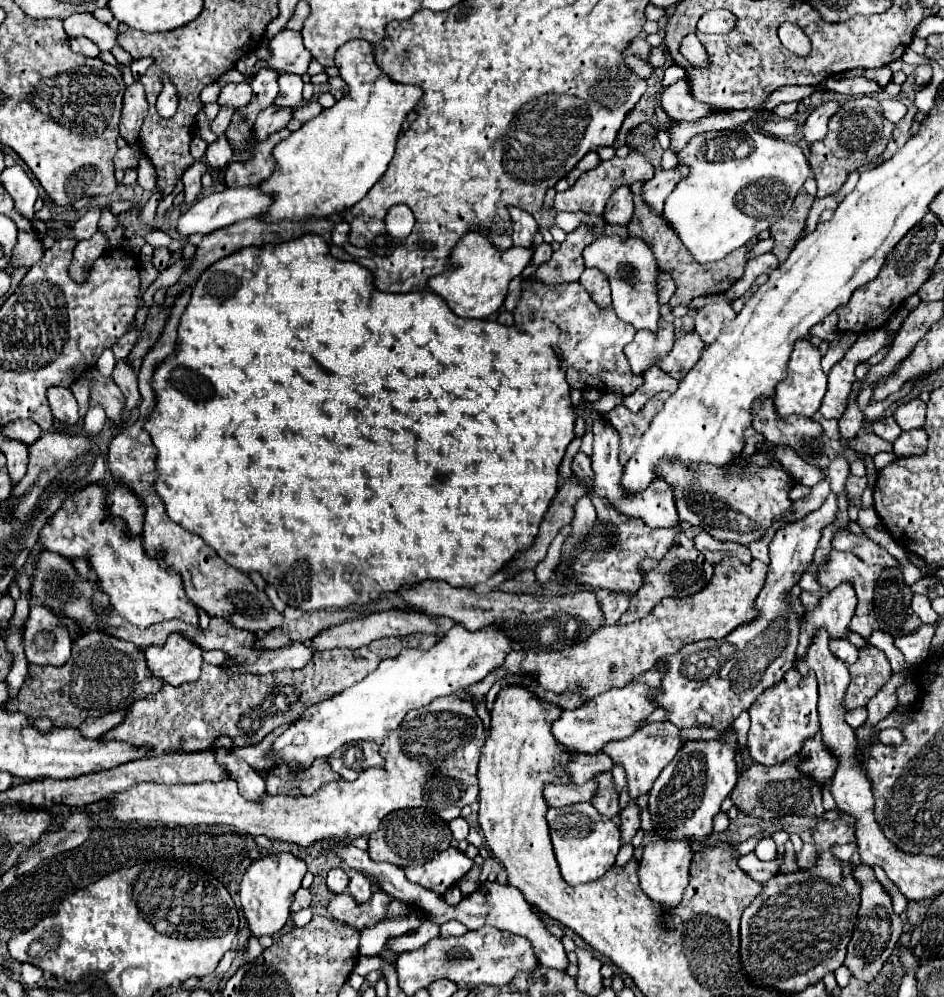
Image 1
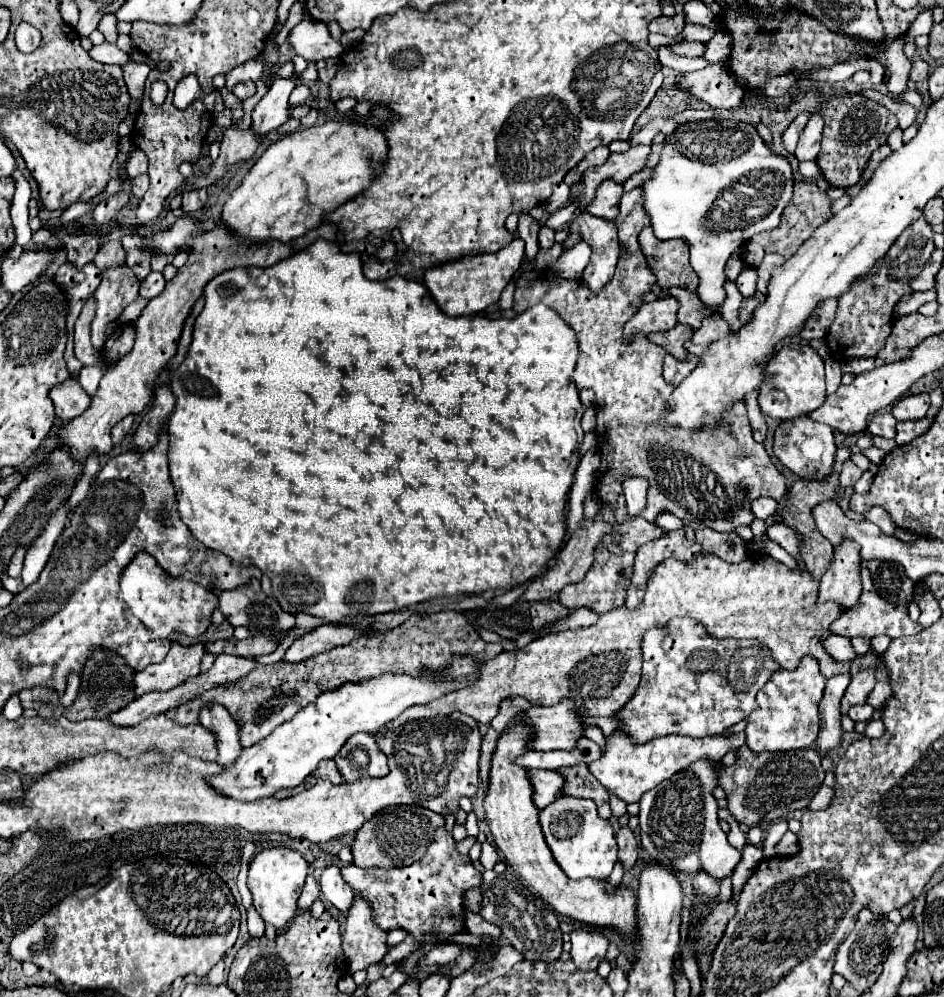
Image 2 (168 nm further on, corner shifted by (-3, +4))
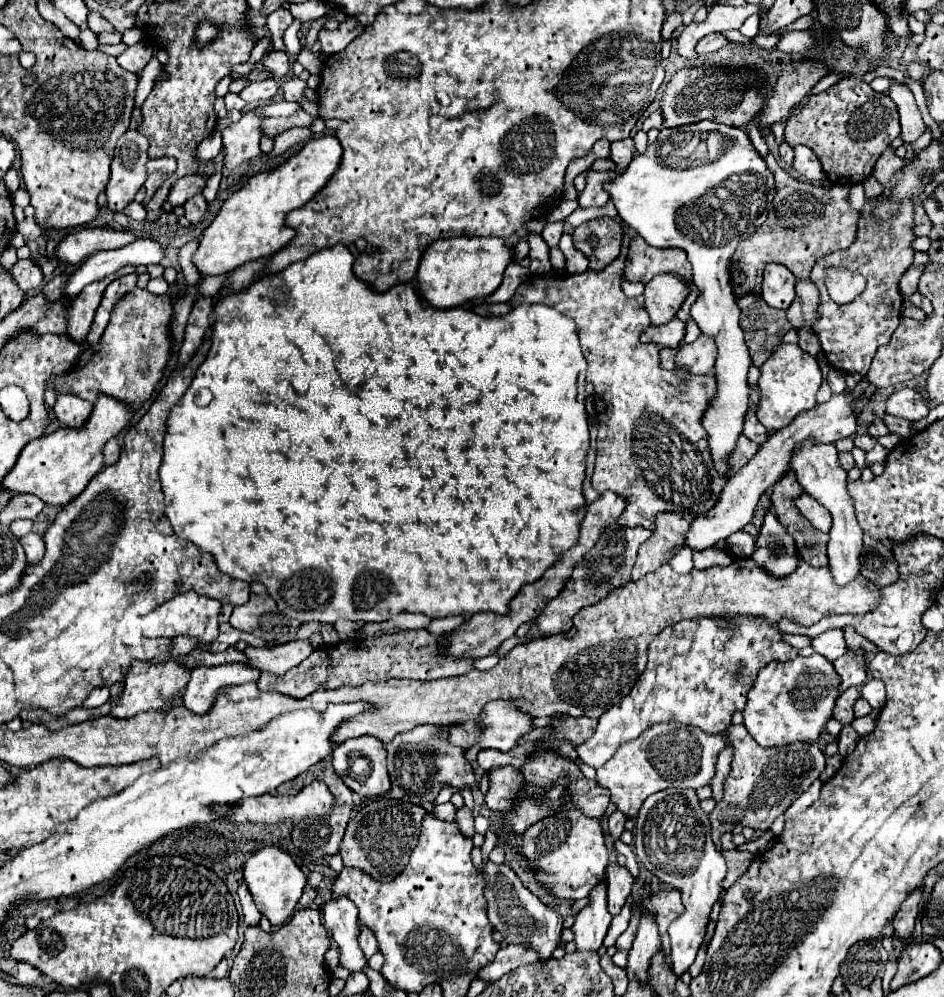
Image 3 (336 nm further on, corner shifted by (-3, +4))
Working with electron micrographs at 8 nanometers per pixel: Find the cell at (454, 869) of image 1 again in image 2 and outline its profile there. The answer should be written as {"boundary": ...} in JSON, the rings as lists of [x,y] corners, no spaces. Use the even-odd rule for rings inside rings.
{"boundary":[[[437,829],[435,841],[429,845],[423,859],[415,861],[415,865],[403,869],[363,869],[355,863],[349,863],[341,869],[343,879],[353,887],[353,891],[373,905],[373,917],[377,925],[385,931],[391,929],[405,929],[423,941],[421,949],[411,953],[407,959],[401,961],[401,969],[411,973],[413,979],[425,979],[431,973],[443,973],[447,977],[457,977],[467,971],[473,963],[477,953],[467,951],[463,953],[457,963],[449,965],[447,969],[429,969],[423,973],[415,973],[415,965],[419,957],[423,957],[435,943],[445,941],[445,937],[459,933],[465,927],[465,913],[463,913],[463,893],[469,887],[477,887],[481,883],[481,873],[473,867],[469,857],[463,857],[455,849],[453,835],[445,829]],[[429,935],[441,935],[439,939],[431,939]]]}

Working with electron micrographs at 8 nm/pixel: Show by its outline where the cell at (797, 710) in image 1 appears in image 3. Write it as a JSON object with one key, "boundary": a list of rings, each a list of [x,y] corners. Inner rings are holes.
{"boundary":[[[809,655],[809,657],[795,657],[785,663],[769,663],[763,667],[747,693],[747,705],[743,709],[743,725],[751,733],[751,737],[761,747],[779,747],[793,741],[817,741],[819,733],[823,731],[825,723],[831,719],[831,711],[835,707],[835,699],[839,697],[839,675],[831,661],[823,655]]]}

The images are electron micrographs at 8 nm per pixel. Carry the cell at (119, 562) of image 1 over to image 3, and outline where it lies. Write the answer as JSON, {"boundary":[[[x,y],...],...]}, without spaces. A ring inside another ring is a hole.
{"boundary":[[[187,591],[181,595],[175,595],[173,599],[165,601],[163,605],[159,605],[157,609],[153,609],[151,613],[141,617],[141,631],[145,637],[149,639],[157,639],[157,637],[179,637],[179,635],[189,635],[193,637],[197,643],[207,645],[213,643],[219,635],[217,629],[217,617],[221,611],[221,603],[203,595],[197,595],[195,591]]]}

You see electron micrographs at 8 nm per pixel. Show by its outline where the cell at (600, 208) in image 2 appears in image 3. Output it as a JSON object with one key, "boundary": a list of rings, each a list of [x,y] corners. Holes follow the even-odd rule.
{"boundary":[[[587,171],[587,185],[579,193],[579,205],[581,207],[603,207],[609,201],[609,195],[603,191],[603,183],[611,181],[615,177],[615,171]]]}

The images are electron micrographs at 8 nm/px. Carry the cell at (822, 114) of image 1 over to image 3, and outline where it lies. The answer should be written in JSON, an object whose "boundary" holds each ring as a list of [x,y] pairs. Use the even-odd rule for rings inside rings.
{"boundary":[[[797,145],[797,147],[795,147],[793,169],[795,169],[799,175],[807,177],[809,181],[821,181],[821,179],[825,179],[825,173],[823,173],[823,169],[821,169],[819,159],[817,159],[815,153],[813,153],[809,147],[805,147],[805,145]]]}

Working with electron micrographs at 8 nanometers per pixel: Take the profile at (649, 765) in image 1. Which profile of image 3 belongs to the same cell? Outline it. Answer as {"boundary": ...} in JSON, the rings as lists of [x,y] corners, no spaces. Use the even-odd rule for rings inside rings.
{"boundary":[[[661,723],[651,725],[635,741],[623,743],[615,755],[597,769],[597,783],[611,791],[611,801],[623,811],[629,819],[635,819],[643,801],[663,789],[671,787],[691,787],[699,789],[709,785],[715,775],[717,755],[723,747],[729,745],[725,735],[707,735],[701,729],[679,725],[679,723]]]}

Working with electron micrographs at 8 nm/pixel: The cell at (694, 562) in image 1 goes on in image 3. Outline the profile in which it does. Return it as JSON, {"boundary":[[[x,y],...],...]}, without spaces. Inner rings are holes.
{"boundary":[[[677,513],[657,515],[653,535],[639,547],[633,579],[641,579],[651,569],[659,569],[659,565],[667,563],[683,547],[683,533],[687,527],[689,523]]]}

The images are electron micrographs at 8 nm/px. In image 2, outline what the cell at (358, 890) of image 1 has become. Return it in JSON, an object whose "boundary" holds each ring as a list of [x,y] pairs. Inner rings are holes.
{"boundary":[[[359,897],[353,899],[351,909],[347,911],[343,953],[351,971],[367,969],[373,963],[379,963],[389,953],[387,931],[375,925],[375,919],[371,919],[371,907]]]}

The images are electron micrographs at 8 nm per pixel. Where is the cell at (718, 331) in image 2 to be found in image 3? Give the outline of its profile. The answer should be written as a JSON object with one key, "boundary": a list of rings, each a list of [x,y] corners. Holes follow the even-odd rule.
{"boundary":[[[699,335],[697,341],[679,347],[675,367],[685,369],[691,375],[709,375],[713,371],[715,353],[715,341],[707,335]]]}

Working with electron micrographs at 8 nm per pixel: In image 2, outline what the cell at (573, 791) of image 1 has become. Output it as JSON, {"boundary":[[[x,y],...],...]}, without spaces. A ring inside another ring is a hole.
{"boundary":[[[529,769],[531,783],[535,787],[535,805],[545,809],[559,797],[563,797],[563,775],[557,771],[543,771],[543,769]]]}

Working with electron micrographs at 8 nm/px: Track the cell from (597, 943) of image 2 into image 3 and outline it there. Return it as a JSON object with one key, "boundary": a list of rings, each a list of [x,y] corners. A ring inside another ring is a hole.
{"boundary":[[[605,877],[591,889],[587,907],[575,917],[575,925],[571,927],[575,933],[577,951],[597,951],[605,939],[607,927],[611,923],[611,915],[607,911],[607,883]]]}

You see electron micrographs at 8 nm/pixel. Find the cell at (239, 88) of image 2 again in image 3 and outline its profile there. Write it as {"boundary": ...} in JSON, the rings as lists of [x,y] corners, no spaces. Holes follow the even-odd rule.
{"boundary":[[[267,79],[267,81],[259,81],[259,83],[251,83],[249,87],[245,87],[241,91],[241,99],[247,101],[247,105],[259,105],[259,103],[265,103],[269,99],[275,97],[279,85],[275,79]]]}

